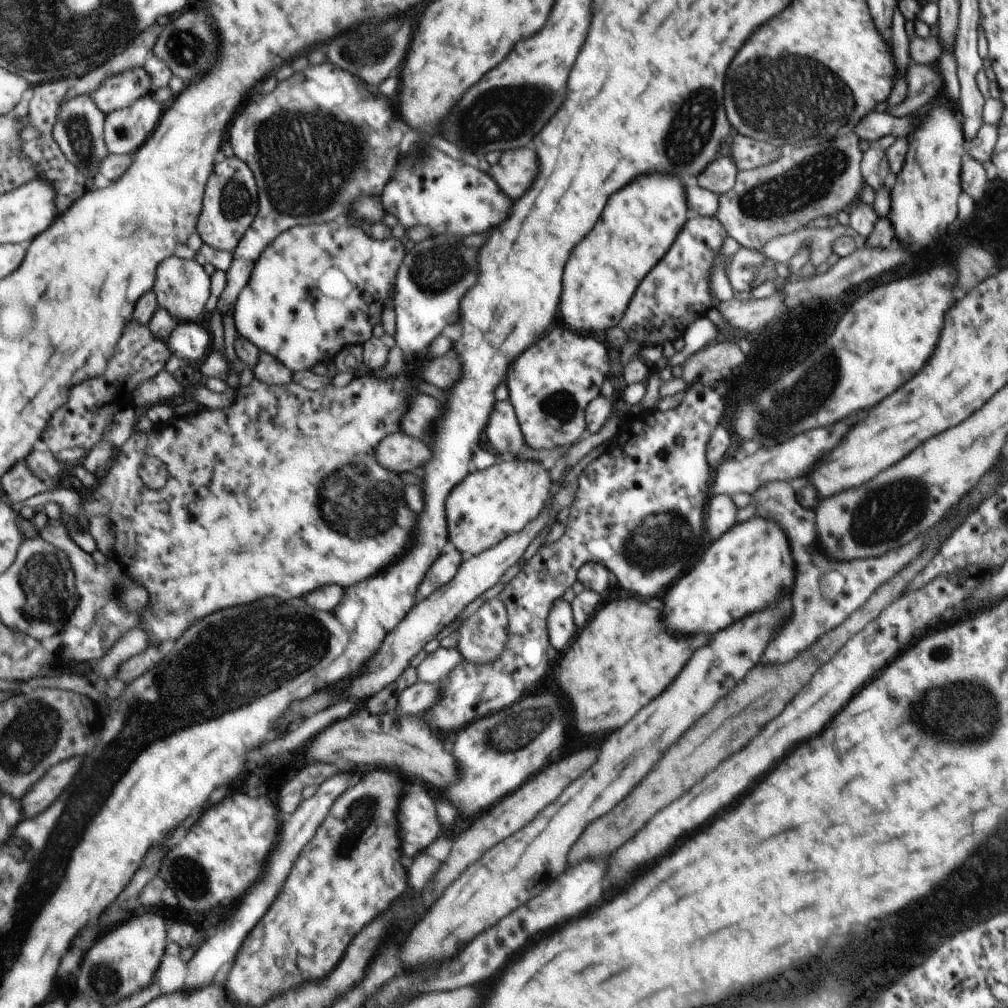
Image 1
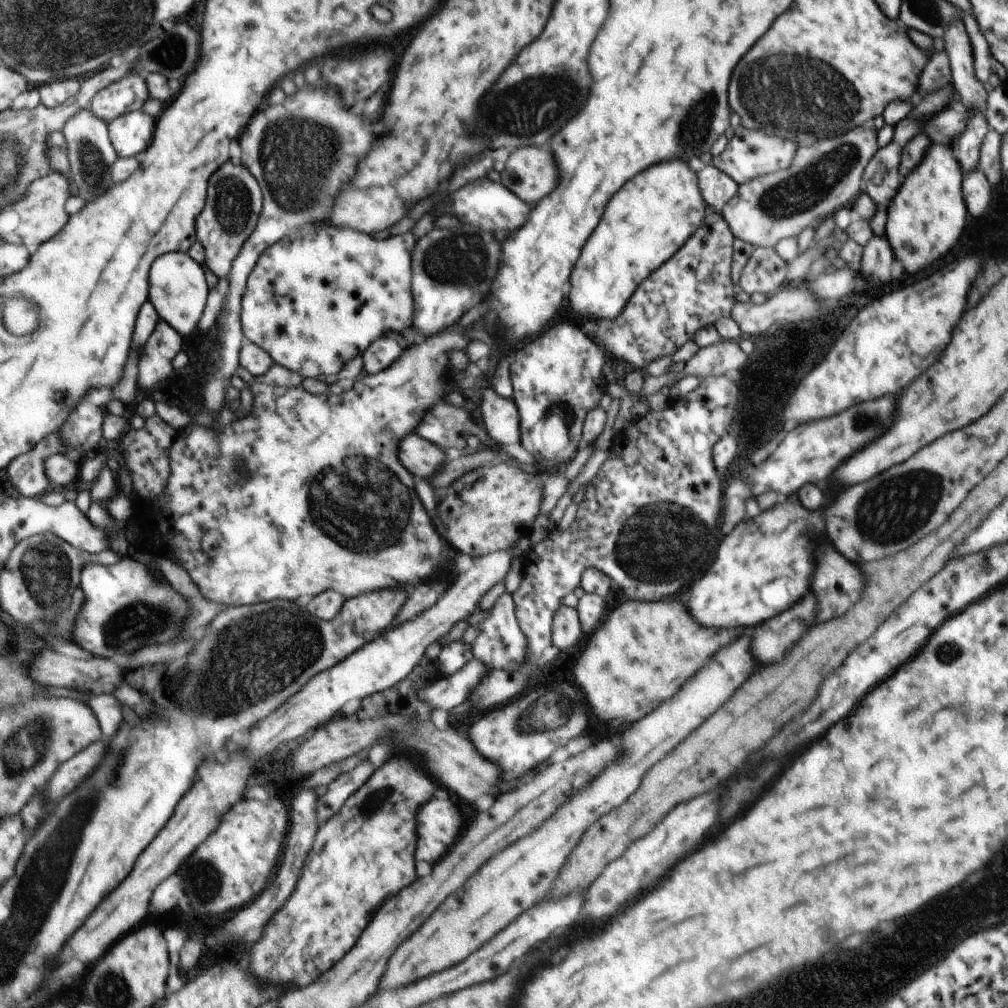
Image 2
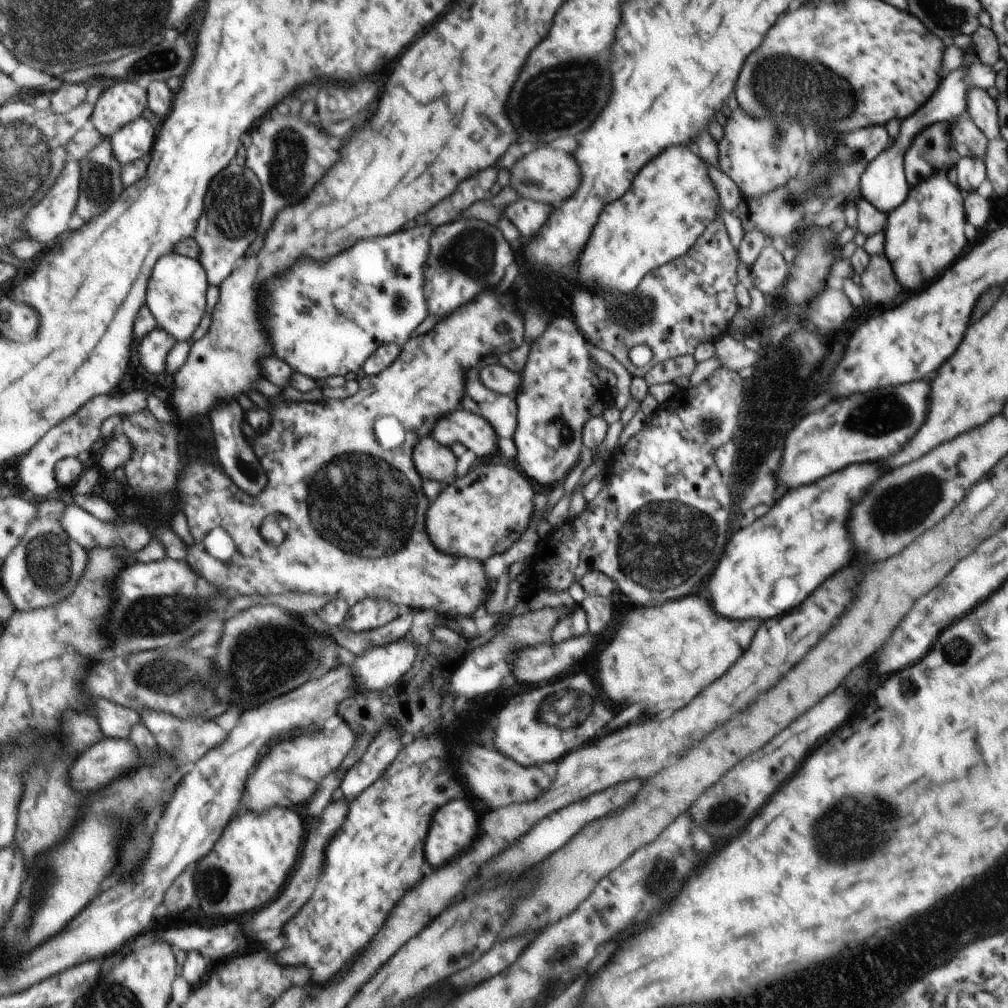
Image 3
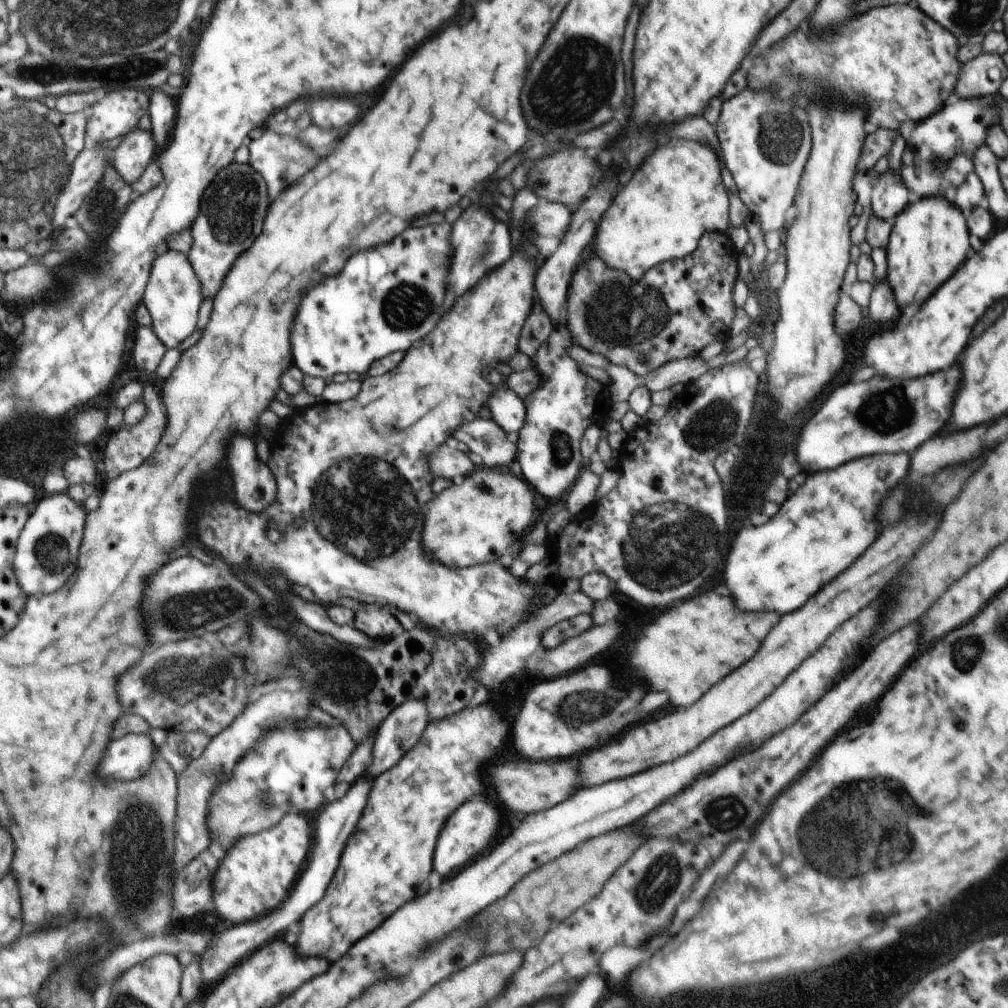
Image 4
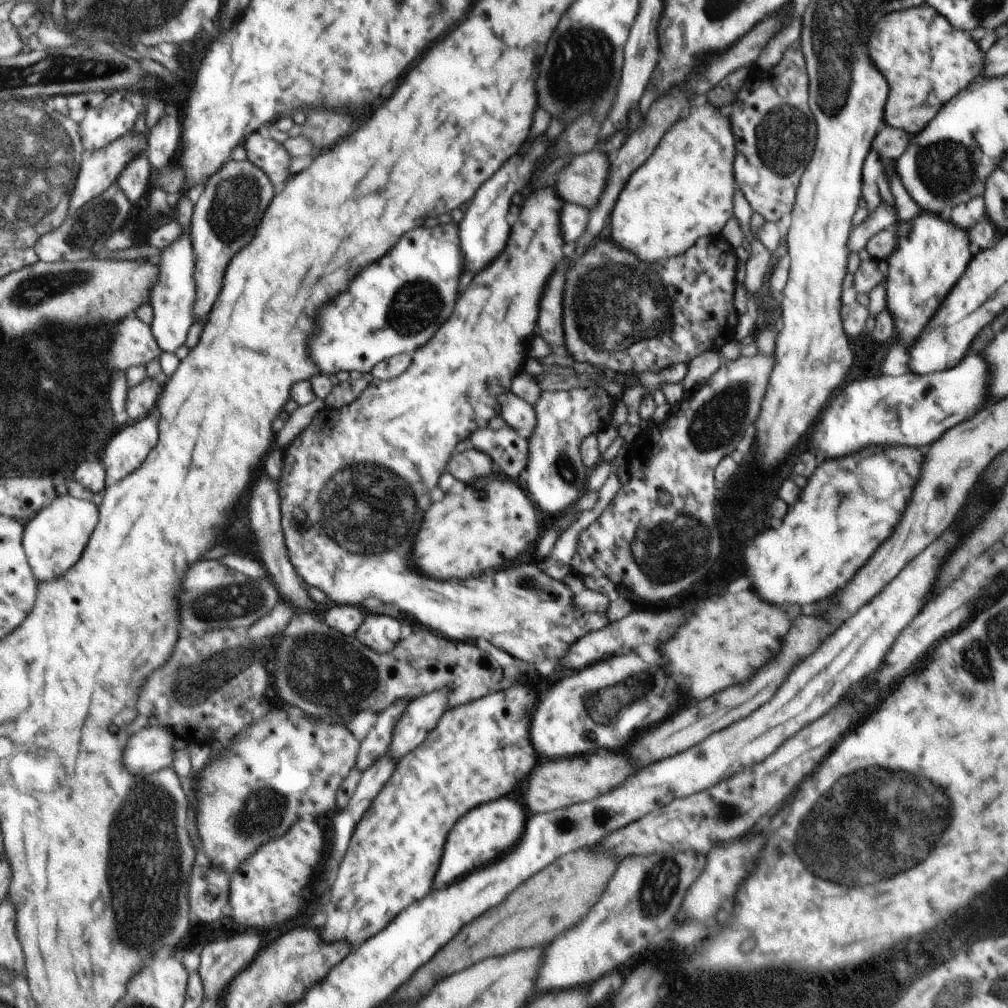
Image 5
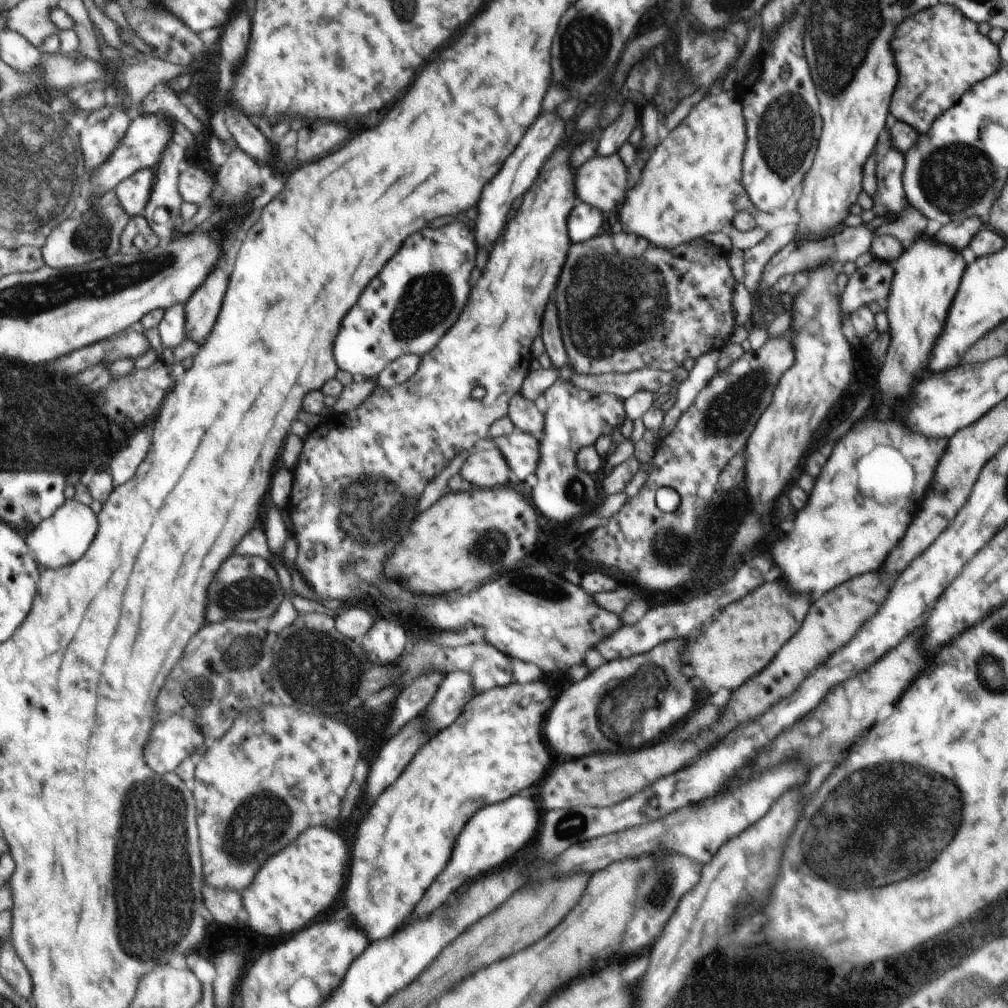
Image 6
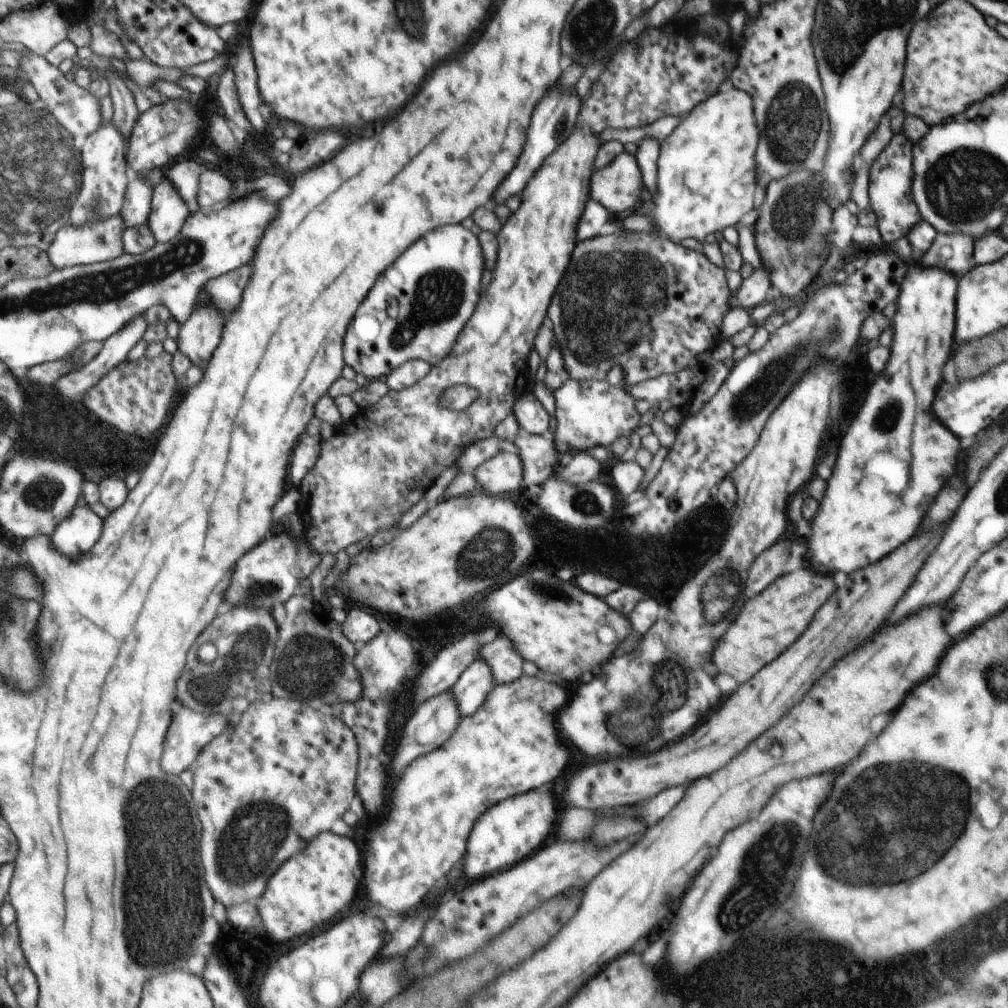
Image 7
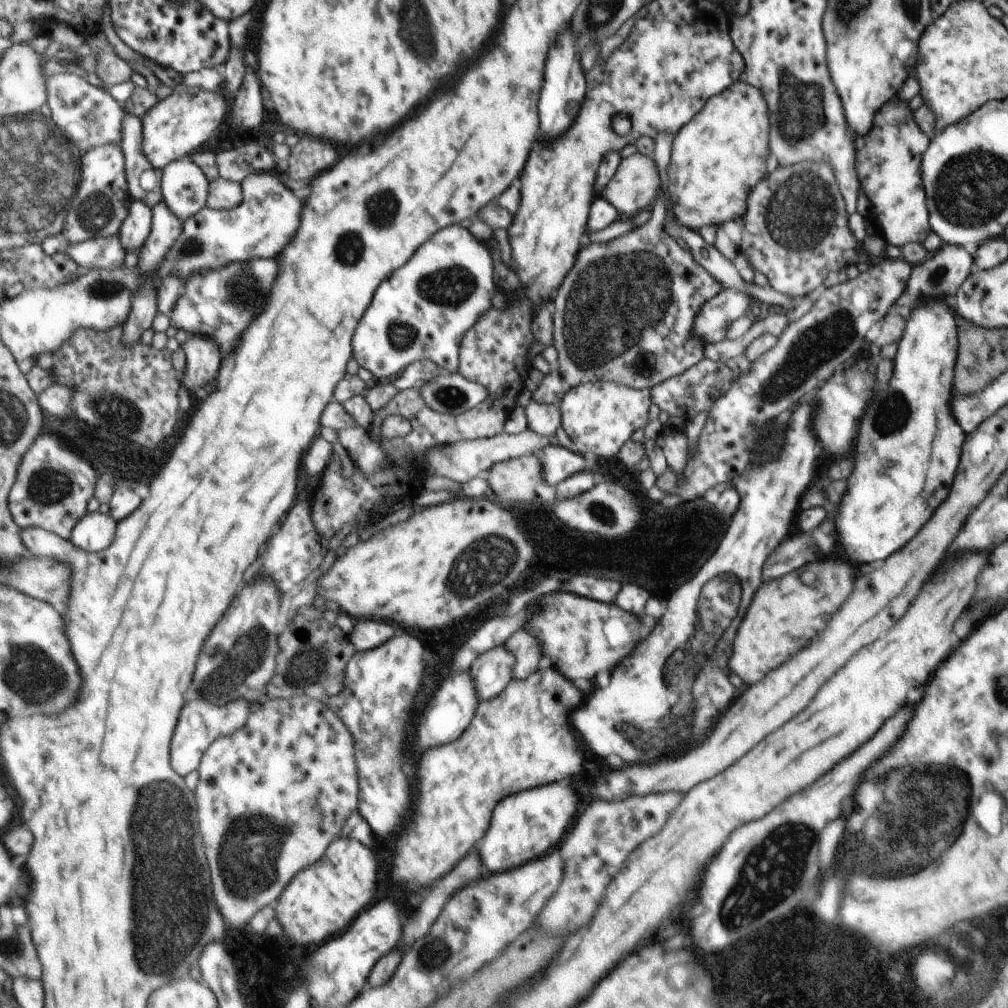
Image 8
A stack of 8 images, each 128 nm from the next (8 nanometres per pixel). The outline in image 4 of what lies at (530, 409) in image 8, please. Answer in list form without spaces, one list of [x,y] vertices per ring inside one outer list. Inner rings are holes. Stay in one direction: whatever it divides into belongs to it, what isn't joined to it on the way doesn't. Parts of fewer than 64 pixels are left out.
[[[497,390],[486,404],[491,420],[509,434],[519,432],[526,420],[526,406],[515,392],[511,390]]]

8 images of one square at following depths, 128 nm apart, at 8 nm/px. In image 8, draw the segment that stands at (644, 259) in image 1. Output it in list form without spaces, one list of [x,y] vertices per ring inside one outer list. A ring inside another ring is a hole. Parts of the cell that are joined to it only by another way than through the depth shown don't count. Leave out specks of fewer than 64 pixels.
[[[737,80],[718,95],[710,96],[702,110],[673,135],[666,173],[667,194],[671,202],[669,210],[677,224],[697,231],[701,226],[715,227],[743,216],[748,206],[750,191],[763,178],[765,158],[770,147],[770,108],[763,100],[763,95],[759,88]]]

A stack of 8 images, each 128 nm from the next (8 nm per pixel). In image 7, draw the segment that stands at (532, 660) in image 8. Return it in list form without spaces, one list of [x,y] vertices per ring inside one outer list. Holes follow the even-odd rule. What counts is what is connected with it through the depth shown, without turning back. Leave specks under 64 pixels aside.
[[[498,634],[492,642],[479,648],[479,658],[491,666],[496,684],[503,684],[519,678],[523,672],[523,658],[513,650],[505,634]]]

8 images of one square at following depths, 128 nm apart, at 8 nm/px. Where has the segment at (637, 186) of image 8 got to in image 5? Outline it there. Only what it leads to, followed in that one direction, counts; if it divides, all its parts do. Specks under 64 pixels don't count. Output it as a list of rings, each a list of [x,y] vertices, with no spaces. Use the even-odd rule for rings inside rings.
[[[584,152],[576,156],[571,157],[571,172],[569,172],[569,166],[565,166],[563,170],[560,170],[561,176],[557,178],[557,192],[559,196],[563,196],[563,202],[573,202],[573,204],[583,204],[583,208],[591,208],[597,204],[601,192],[603,192],[603,184],[605,184],[605,178],[607,178],[607,156],[601,154],[601,152]]]

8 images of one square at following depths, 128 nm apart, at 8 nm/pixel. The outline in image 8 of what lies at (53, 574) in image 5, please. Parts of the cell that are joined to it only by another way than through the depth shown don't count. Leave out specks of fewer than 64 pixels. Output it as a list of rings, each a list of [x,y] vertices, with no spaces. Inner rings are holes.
[[[98,511],[88,512],[71,532],[69,544],[89,552],[101,552],[113,542],[115,530],[117,522],[109,518],[109,515]]]

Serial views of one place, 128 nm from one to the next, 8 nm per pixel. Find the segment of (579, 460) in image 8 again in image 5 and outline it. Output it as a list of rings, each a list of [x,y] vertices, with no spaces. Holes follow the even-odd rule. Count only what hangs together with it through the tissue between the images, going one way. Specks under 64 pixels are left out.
[[[488,426],[475,430],[469,436],[468,446],[485,452],[494,470],[510,479],[515,479],[527,462],[527,440],[519,436],[512,428],[491,430]]]

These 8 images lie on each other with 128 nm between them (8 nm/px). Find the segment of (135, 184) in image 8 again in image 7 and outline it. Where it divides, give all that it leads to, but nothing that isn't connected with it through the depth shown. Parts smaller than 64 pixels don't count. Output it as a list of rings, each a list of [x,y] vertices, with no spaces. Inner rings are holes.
[[[107,70],[99,76],[105,76],[111,84],[110,98],[112,99],[113,113],[109,115],[110,121],[116,125],[119,132],[126,136],[127,142],[131,142],[133,130],[137,126],[137,120],[141,116],[135,100],[133,90],[123,82],[119,74],[108,73]]]

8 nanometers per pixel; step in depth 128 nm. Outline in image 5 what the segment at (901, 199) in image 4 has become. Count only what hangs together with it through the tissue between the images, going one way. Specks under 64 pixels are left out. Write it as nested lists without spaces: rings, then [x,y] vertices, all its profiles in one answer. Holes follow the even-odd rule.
[[[880,202],[879,206],[873,212],[868,212],[868,216],[850,233],[849,247],[851,253],[857,254],[859,250],[866,248],[868,239],[874,234],[880,230],[892,228],[895,224],[895,207]]]

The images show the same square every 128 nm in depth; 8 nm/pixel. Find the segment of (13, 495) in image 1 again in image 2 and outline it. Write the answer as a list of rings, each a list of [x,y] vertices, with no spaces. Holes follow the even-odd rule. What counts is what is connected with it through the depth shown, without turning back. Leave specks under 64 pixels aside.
[[[58,432],[37,444],[33,450],[18,456],[9,466],[9,479],[21,497],[41,498],[49,490],[51,481],[47,476],[45,462],[54,454],[67,450]]]

